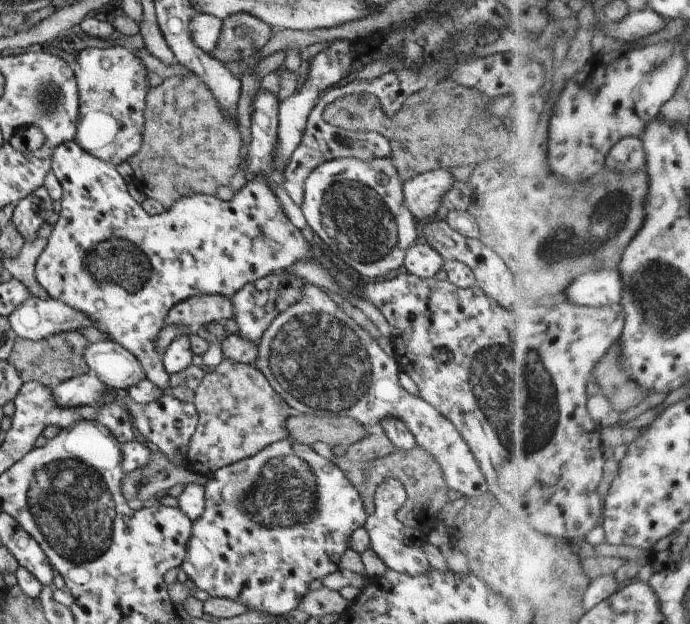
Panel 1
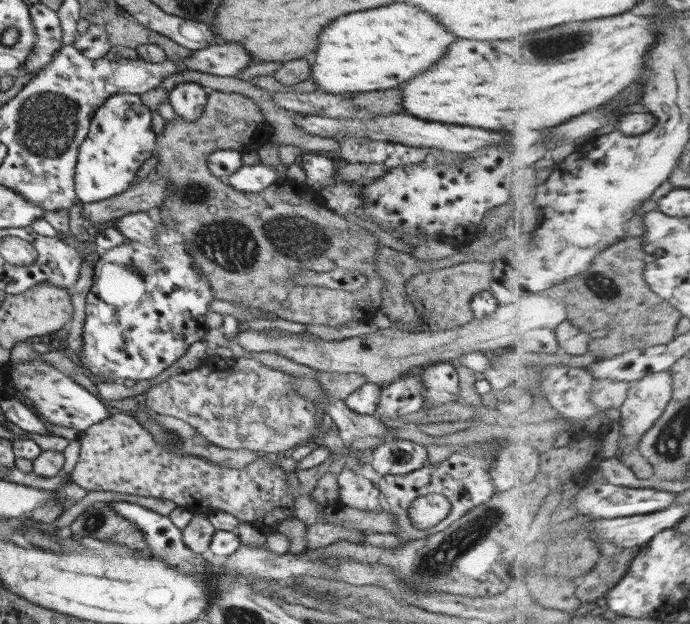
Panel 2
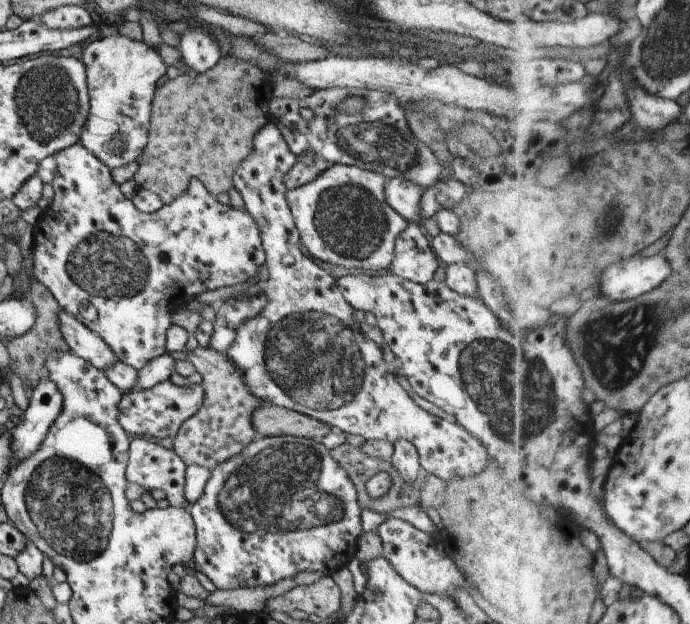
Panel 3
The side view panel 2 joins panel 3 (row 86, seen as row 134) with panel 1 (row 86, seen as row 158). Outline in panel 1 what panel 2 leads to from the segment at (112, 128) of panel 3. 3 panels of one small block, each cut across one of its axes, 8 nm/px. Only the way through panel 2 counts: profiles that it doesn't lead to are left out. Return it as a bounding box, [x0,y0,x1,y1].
[73,46,149,167]

